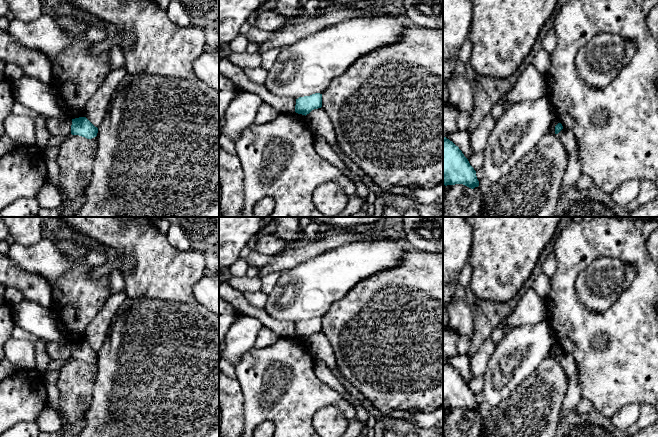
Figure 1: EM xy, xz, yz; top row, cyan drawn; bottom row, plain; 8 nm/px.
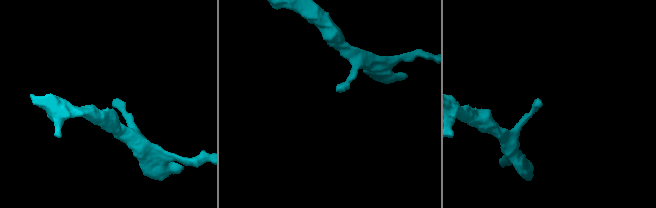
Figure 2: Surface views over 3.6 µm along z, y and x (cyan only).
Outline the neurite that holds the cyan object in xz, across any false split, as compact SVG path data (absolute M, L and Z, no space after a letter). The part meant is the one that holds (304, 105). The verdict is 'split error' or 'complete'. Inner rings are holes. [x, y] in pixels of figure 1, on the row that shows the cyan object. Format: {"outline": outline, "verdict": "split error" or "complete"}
{"outline": "M315 93L310 96L296 99L295 112L302 115L309 114L312 110L322 107L322 94Z", "verdict": "complete"}

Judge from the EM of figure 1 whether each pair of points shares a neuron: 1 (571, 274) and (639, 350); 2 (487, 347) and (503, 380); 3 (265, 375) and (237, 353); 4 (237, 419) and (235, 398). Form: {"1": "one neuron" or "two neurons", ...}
{"1": "one neuron", "2": "two neurons", "3": "two neurons", "4": "one neuron"}

